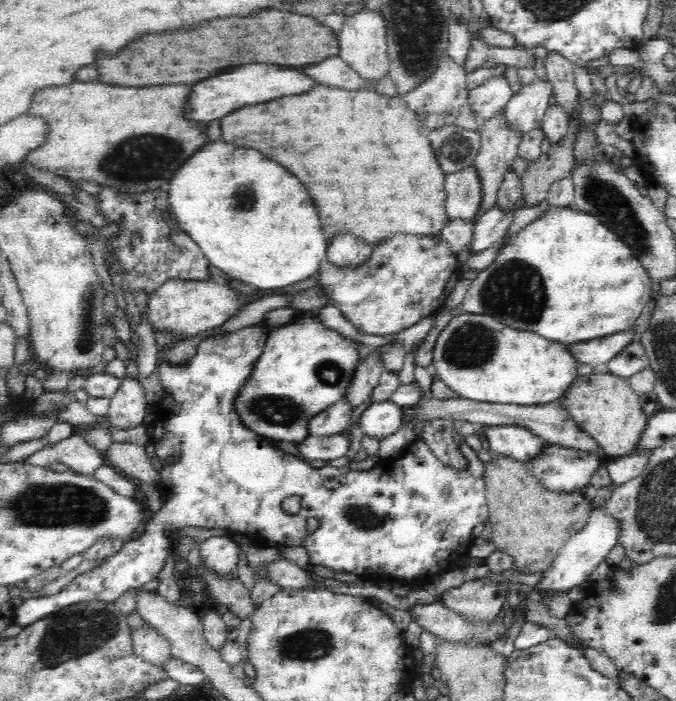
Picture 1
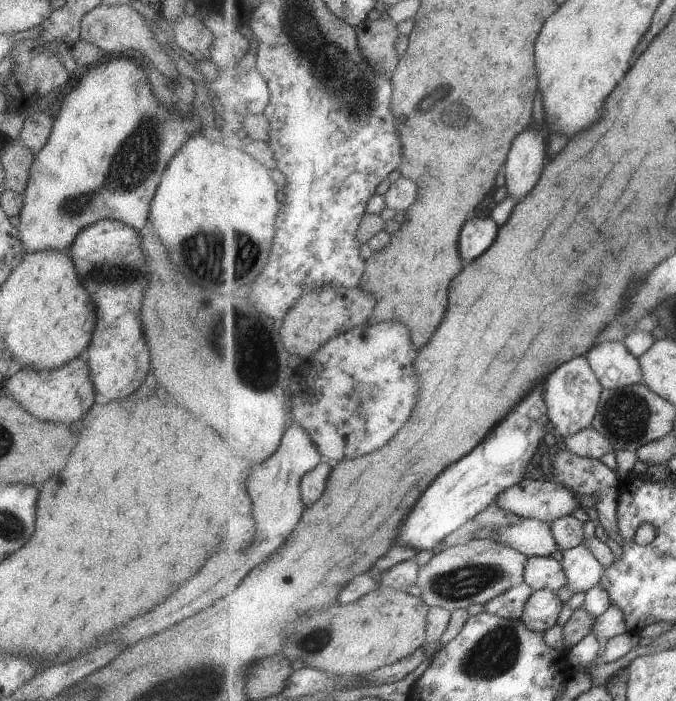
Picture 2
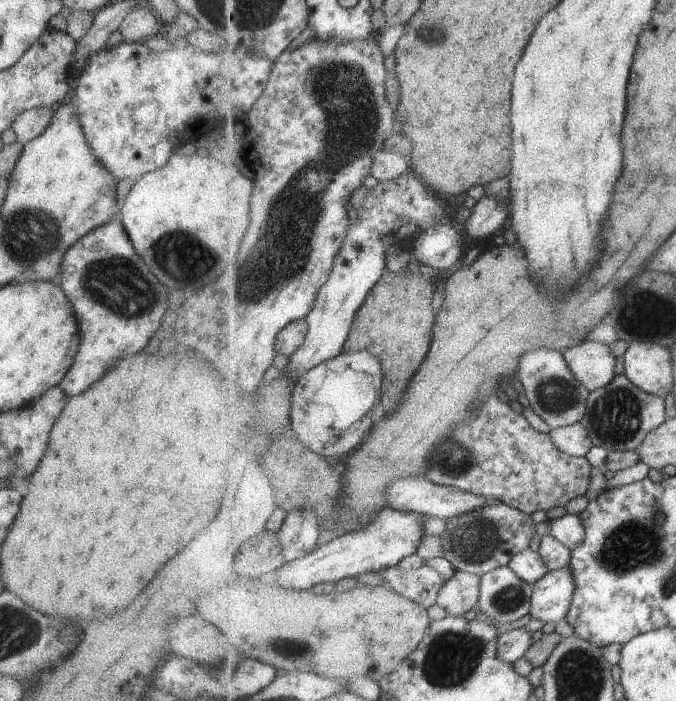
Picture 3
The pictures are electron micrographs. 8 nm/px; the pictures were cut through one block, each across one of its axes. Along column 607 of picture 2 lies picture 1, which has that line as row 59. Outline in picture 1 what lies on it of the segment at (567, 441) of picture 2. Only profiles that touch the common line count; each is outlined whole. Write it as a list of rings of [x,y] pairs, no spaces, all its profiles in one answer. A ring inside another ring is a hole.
[[[447,52],[438,58],[438,66],[427,80],[424,80],[422,84],[410,92],[401,95],[408,108],[416,113],[418,120],[430,131],[446,125],[458,125],[470,130],[478,130],[479,124],[472,116],[473,110],[469,105],[468,96],[466,71],[454,62],[454,59]]]

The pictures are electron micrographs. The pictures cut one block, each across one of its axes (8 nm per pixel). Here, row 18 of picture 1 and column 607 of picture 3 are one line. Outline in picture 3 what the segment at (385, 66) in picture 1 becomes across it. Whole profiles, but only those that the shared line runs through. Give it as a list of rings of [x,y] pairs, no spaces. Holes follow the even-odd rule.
[[[585,341],[577,348],[569,348],[565,358],[572,368],[574,378],[590,392],[607,386],[615,374],[615,356],[609,345]]]

